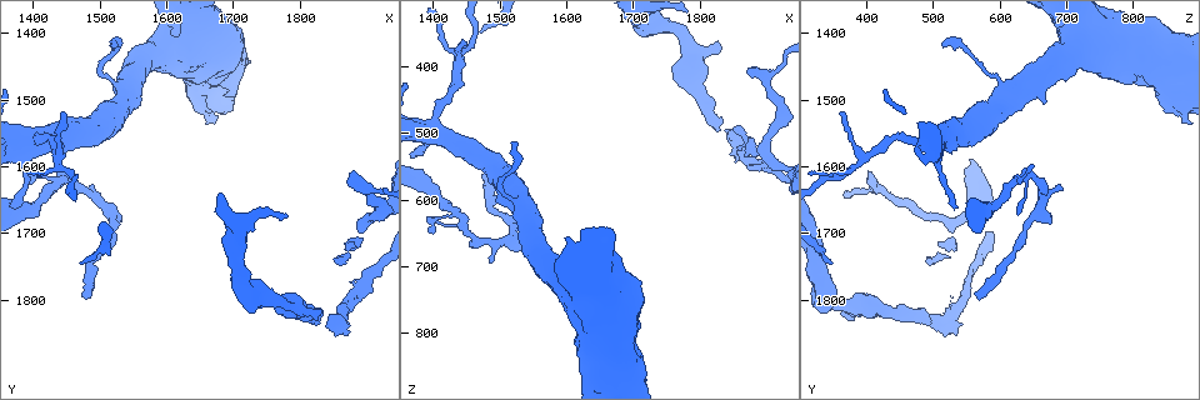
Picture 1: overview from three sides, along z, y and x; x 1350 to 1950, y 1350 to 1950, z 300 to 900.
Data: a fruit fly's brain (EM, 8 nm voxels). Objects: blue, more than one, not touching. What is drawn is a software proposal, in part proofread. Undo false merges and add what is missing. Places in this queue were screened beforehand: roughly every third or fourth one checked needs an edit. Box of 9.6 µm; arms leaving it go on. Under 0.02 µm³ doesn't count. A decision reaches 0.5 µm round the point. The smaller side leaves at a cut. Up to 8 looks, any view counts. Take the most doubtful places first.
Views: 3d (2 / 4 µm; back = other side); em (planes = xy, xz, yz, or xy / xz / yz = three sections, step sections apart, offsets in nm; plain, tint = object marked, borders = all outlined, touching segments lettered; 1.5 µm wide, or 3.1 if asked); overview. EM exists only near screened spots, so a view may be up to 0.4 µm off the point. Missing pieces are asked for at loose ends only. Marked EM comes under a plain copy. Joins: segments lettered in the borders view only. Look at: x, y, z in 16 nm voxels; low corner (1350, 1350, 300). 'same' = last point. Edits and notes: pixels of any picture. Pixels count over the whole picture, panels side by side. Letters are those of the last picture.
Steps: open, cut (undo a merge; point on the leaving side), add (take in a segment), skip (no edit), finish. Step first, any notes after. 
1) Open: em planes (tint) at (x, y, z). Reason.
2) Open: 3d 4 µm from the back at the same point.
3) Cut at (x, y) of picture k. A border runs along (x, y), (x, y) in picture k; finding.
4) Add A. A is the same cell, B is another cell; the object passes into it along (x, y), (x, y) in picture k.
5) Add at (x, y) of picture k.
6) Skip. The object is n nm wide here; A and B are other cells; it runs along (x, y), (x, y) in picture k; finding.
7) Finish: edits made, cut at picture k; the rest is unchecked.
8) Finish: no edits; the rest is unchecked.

Open: 3d 2 µm from the back at (1830, 1820, 360). Free end.

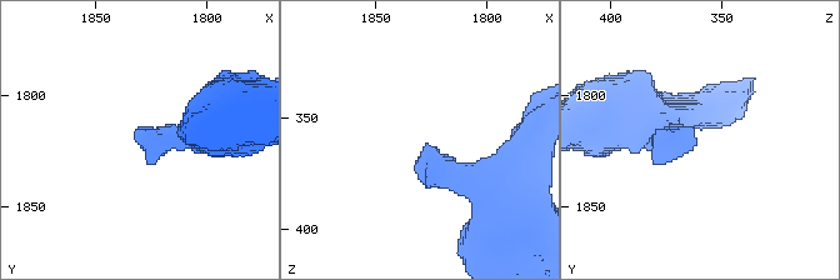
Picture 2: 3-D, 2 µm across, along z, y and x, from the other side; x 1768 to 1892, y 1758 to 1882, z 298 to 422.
Open: em planes (borders) at (1829, 1823, 361). Need the tissue.

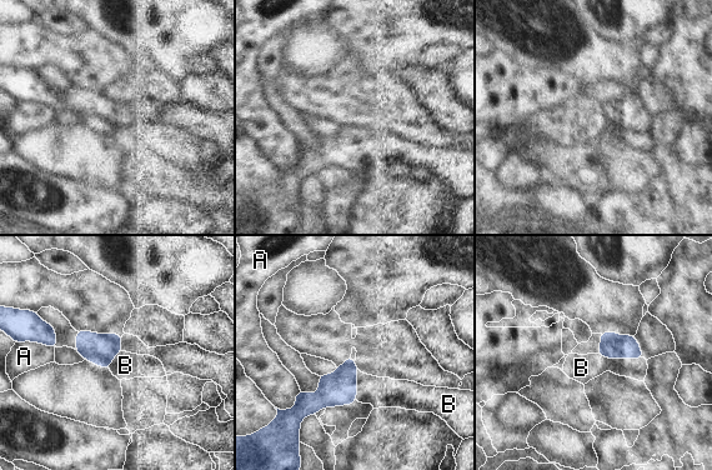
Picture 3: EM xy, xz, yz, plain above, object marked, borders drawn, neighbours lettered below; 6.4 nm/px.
Add B. B is the same cell, A is another cell; the object passes into it along (612, 345), (620, 358), (582, 368) in picture 3; the neuron continues.

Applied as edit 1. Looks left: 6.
Open: em planes (borders) at (1850, 1735, 495). Thin end.

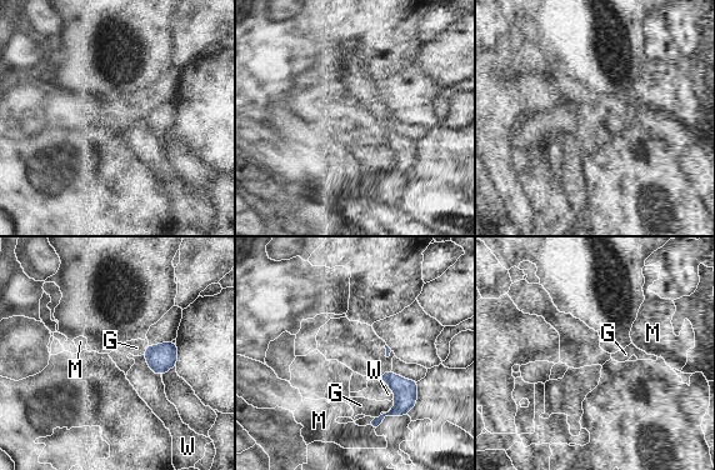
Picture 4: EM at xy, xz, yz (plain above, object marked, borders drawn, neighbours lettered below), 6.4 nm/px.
Skip. The longest contact is with W, 180 nm; G, M and W are other cells; a border runs along (395, 399), (395, 405), (391, 409) in picture 4; none of them fits.

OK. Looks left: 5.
Open: 3d 4 µm at (1445, 1610, 645). Abrupt turn.

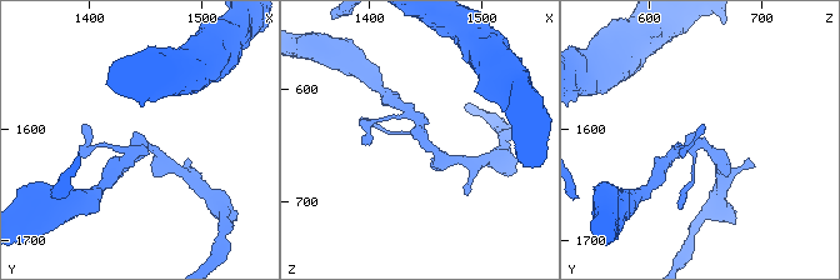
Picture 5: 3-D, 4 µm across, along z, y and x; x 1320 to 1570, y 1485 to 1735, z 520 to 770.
Open: em planes (tint) at (1446, 1612, 648). Need the tissue.

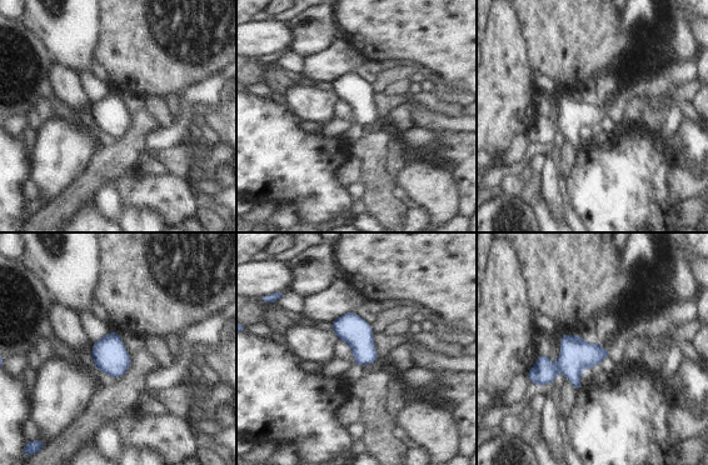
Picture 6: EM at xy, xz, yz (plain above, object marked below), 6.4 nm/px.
Open: em planes (borders) at the same point. What lies round it.

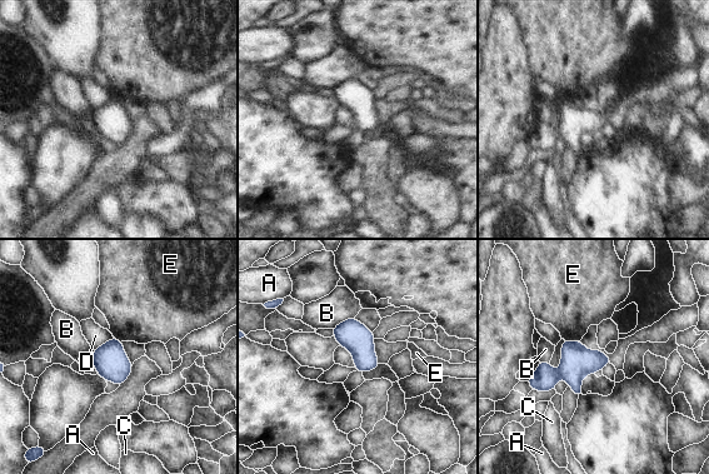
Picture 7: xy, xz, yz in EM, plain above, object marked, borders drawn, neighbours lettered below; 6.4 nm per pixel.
Skip. A, B, C, D and E are other cells; continuous, no second neuron.

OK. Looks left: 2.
Finish: edits made, add at picture 3; the rest is unchecked.

